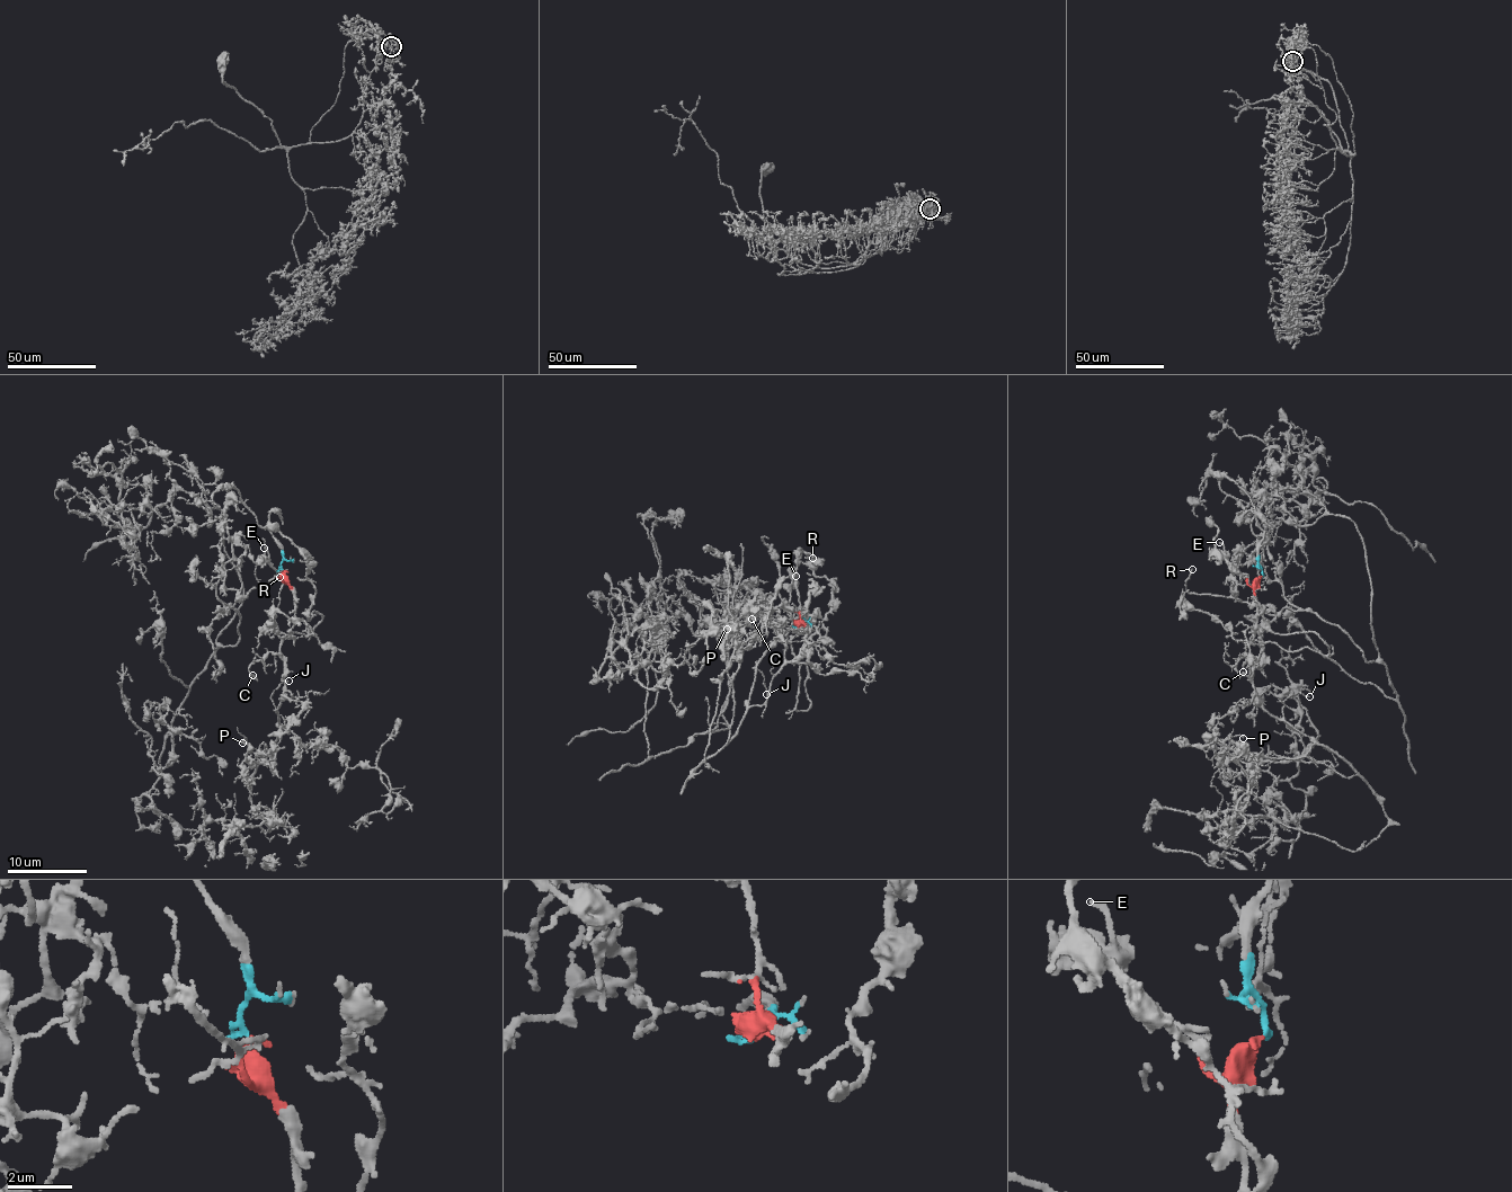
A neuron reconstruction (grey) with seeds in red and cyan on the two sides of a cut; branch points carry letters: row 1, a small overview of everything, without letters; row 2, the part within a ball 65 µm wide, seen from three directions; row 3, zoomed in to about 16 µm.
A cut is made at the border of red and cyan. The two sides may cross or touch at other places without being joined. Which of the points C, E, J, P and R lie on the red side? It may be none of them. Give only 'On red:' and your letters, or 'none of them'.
On red: C, E, J, P, R

